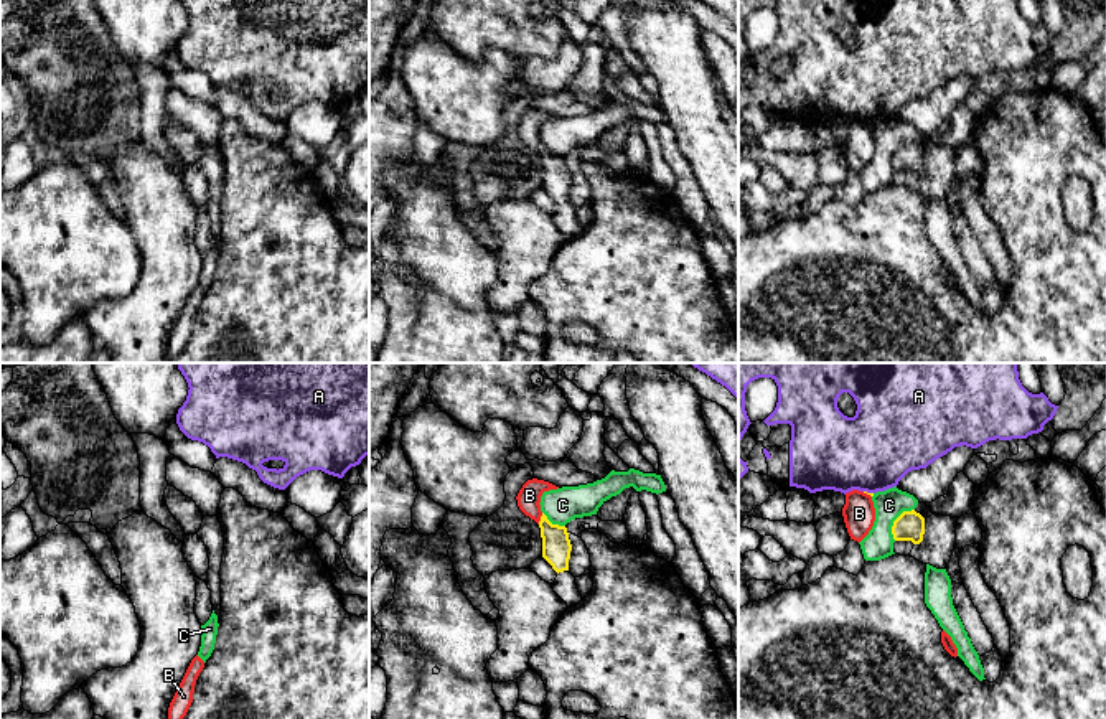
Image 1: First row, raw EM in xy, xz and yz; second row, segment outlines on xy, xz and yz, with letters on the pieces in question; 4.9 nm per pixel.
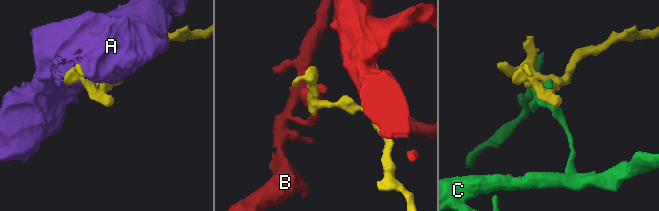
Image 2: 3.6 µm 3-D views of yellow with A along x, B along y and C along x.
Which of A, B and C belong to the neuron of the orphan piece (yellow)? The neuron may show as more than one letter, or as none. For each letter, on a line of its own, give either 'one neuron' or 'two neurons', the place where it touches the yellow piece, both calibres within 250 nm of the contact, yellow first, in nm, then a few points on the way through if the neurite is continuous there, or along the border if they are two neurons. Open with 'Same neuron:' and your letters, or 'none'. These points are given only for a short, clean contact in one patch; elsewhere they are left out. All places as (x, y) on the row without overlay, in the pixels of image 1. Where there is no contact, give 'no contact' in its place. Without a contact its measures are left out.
Same neuron: none
A: two neurons; meets yellow in yz at (869, 124); 20 nm thick on the yellow side, 380 nm on the other
B: two neurons; meets yellow in xz at (541, 149); 140 nm thick on the yellow side, 110 nm on the other; border along xz (543, 144), (538, 154)
C: two neurons; meets yellow in yz at (894, 152); 140 nm thick on the yellow side, 150 nm on the other

